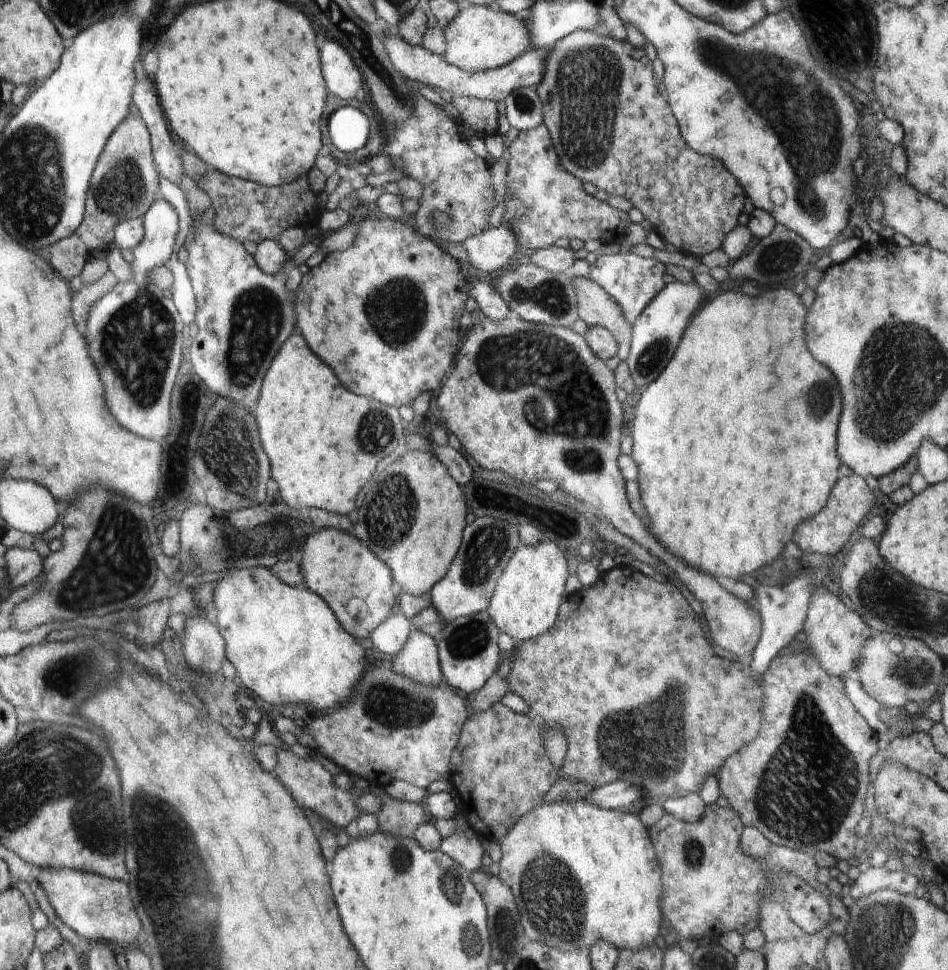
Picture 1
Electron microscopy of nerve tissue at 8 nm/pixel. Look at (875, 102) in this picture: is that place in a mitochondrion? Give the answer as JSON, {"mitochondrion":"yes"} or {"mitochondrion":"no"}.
{"mitochondrion":"no"}

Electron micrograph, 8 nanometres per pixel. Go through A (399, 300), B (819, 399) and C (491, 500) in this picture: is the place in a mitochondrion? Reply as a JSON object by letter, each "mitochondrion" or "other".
{"A":"mitochondrion","B":"mitochondrion","C":"mitochondrion"}

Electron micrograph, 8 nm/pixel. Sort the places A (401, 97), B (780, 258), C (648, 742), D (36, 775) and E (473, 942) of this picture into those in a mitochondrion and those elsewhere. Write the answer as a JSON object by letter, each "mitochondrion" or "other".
{"A":"other","B":"mitochondrion","C":"mitochondrion","D":"mitochondrion","E":"mitochondrion"}

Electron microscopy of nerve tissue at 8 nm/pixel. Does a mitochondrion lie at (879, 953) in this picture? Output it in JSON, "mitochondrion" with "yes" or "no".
{"mitochondrion":"yes"}

